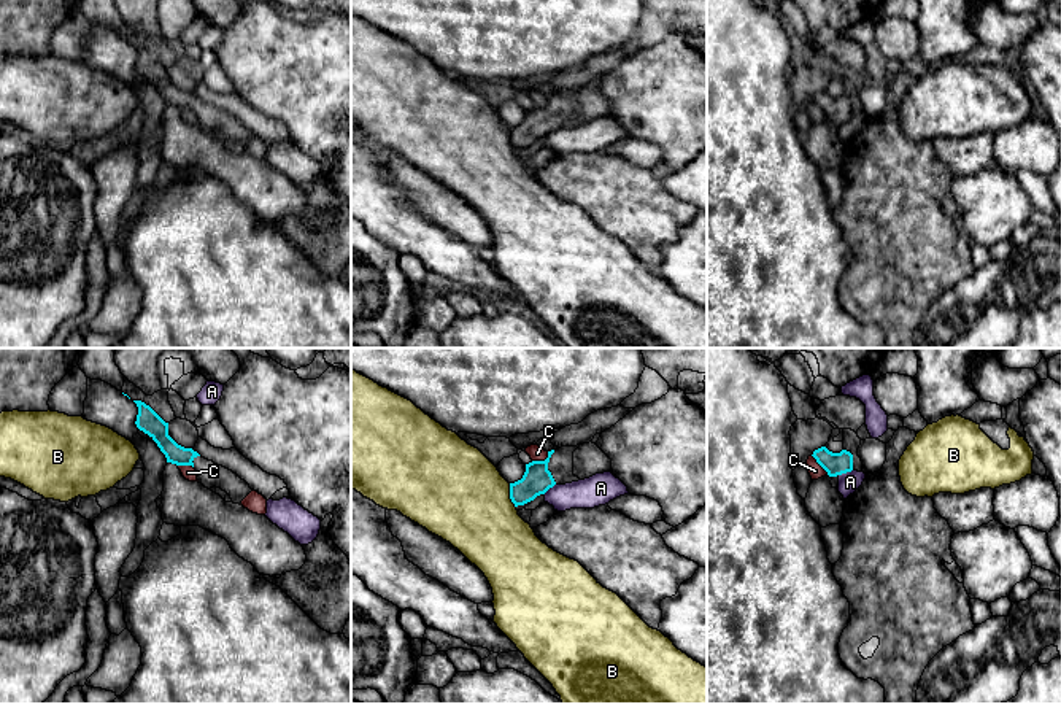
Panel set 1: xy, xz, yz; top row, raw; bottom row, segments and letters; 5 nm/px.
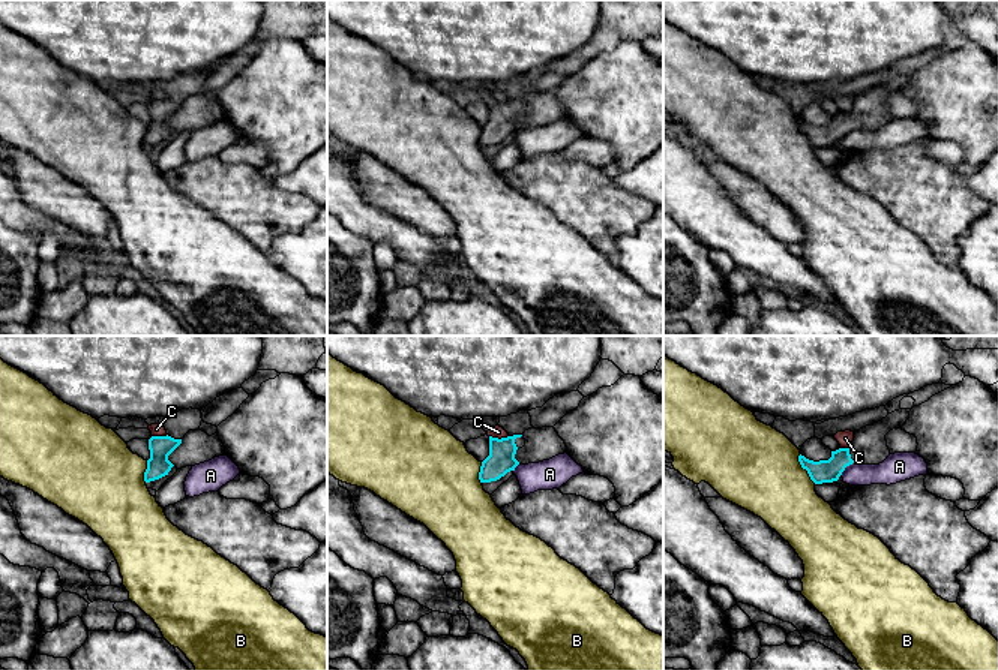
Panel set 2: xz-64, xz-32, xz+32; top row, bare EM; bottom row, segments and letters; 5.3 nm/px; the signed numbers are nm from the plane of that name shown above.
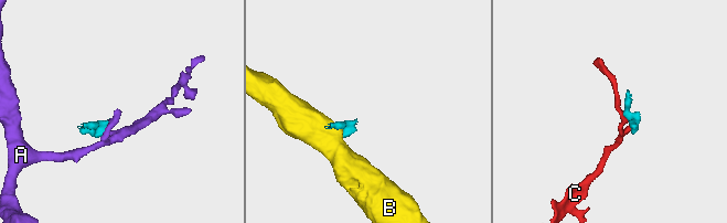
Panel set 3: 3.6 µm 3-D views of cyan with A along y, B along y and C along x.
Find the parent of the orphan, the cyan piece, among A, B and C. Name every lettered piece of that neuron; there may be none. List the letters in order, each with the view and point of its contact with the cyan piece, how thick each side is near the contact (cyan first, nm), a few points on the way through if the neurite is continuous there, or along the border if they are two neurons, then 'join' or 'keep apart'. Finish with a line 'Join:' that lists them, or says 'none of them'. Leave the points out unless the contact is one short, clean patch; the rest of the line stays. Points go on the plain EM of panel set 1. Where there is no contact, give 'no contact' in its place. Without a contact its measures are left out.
A: meets cyan in yz at (845, 116); 110 nm thick on the cyan side, 100 nm on the other; border along yz (852, 113), (839, 119); keep apart
B: meets cyan in xz at (510, 140); 150 nm thick on the cyan side, 460 nm on the other; border along xz (509, 127), (509, 142), (515, 151); keep apart
C: meets cyan in xz at (542, 105); 150 nm thick on the cyan side, 80 nm on the other; border along xz (548, 96), (544, 104), (532, 105); keep apart
Join: none of them

